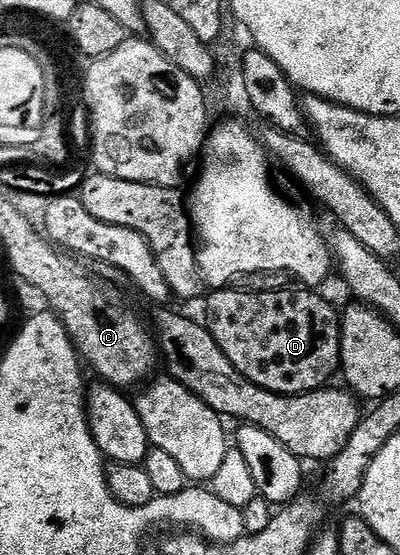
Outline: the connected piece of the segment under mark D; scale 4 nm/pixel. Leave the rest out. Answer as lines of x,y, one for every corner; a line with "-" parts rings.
225,287
209,292
208,297
208,321
206,328
212,333
212,338
218,343
218,347
230,359
232,366
238,370
248,381
252,381
258,387
262,387
271,393
282,393
291,395
294,393
309,393
315,389
323,389
329,384
332,376
337,376
340,369
340,323
338,313
335,313
322,298
319,292
308,287
295,287
296,289
268,289
265,293
247,293
244,289
232,289
236,287

